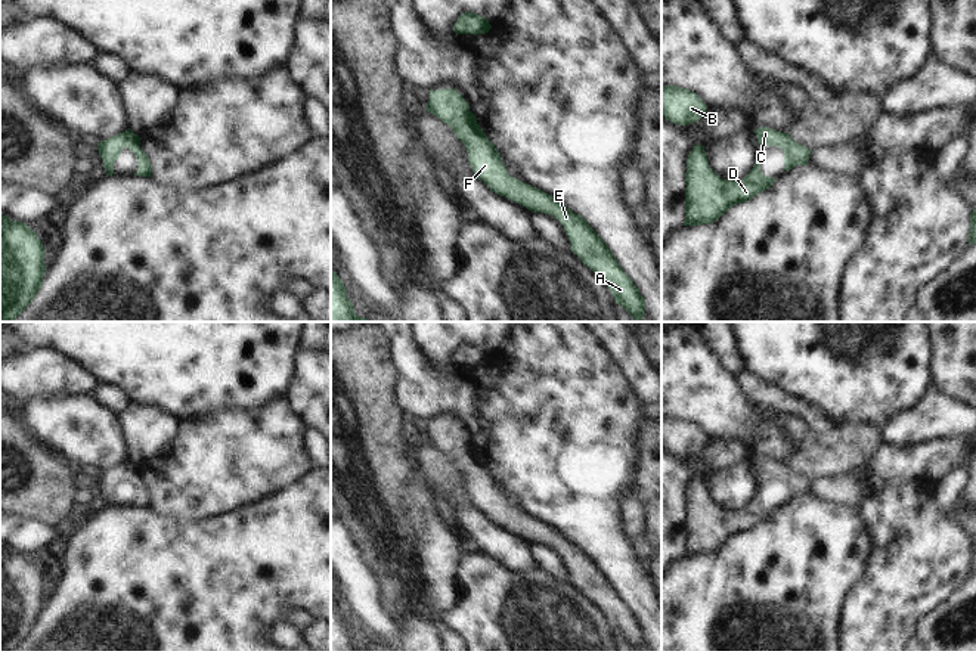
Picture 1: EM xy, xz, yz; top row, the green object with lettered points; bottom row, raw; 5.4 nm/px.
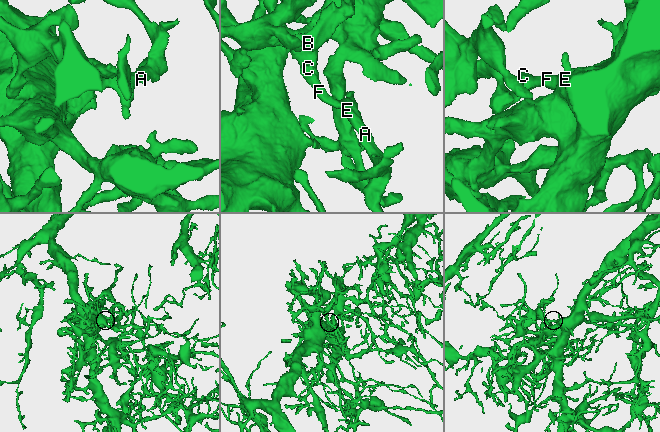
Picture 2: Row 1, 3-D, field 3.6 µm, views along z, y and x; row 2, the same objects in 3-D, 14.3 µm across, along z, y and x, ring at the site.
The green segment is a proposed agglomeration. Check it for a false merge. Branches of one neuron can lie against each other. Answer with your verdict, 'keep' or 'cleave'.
keep

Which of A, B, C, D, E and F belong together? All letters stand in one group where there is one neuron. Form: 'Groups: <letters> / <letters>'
Groups: A B C D E F.

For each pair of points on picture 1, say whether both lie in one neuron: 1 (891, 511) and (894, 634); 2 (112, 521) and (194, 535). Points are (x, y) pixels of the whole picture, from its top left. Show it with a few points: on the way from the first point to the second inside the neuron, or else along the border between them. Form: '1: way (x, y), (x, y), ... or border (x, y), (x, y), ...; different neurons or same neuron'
1: way (910, 542), (910, 570), (894, 592), (894, 603); same neuron
2: way (133, 527), (141, 527), (151, 538), (173, 538); same neuron

